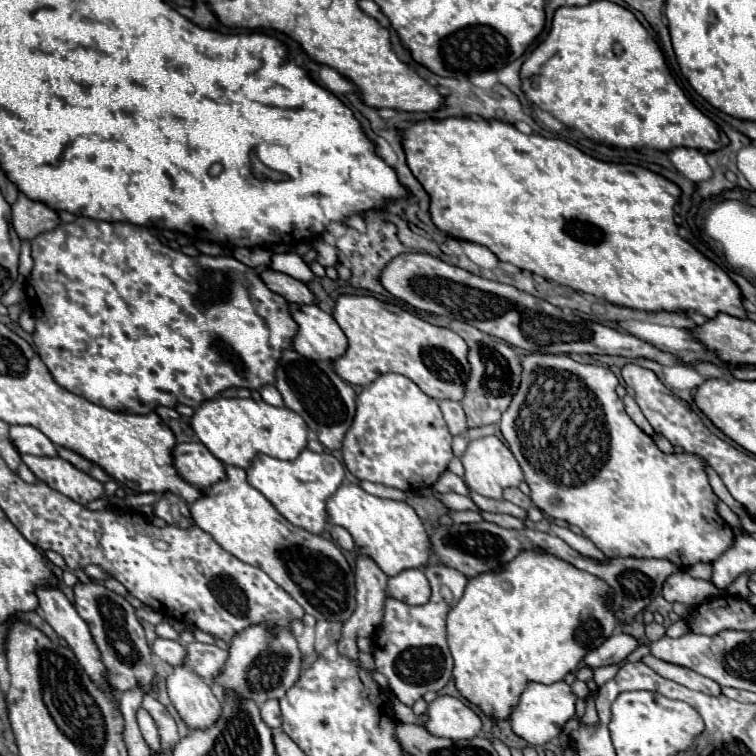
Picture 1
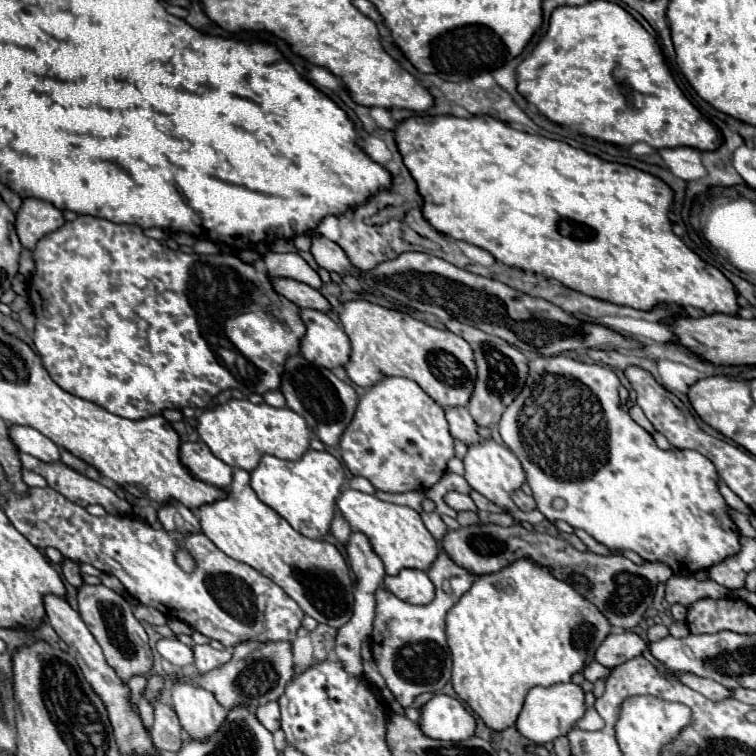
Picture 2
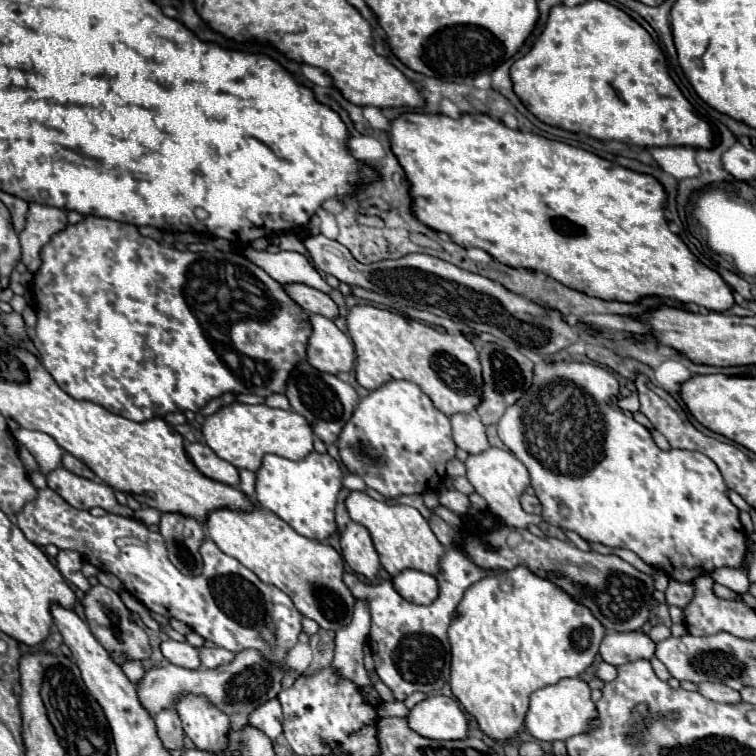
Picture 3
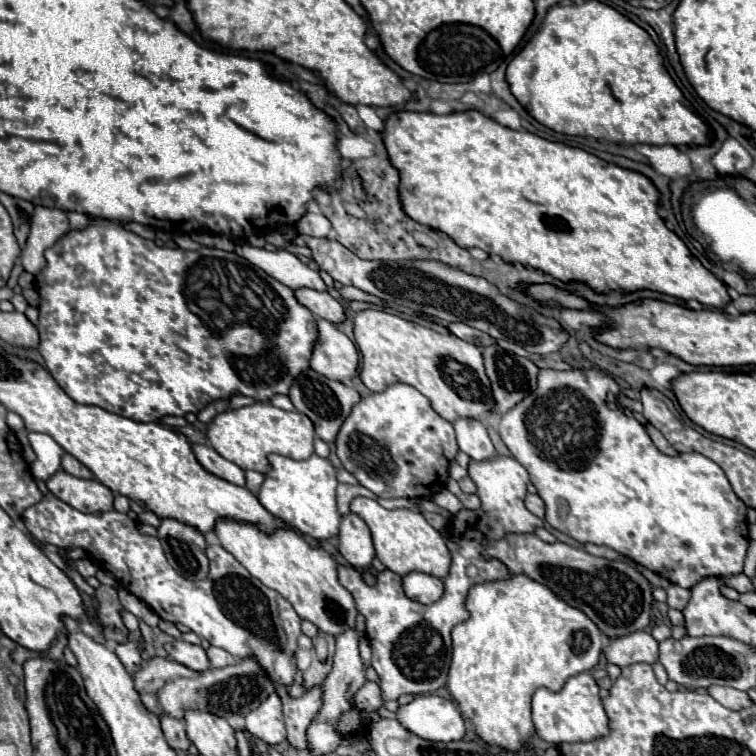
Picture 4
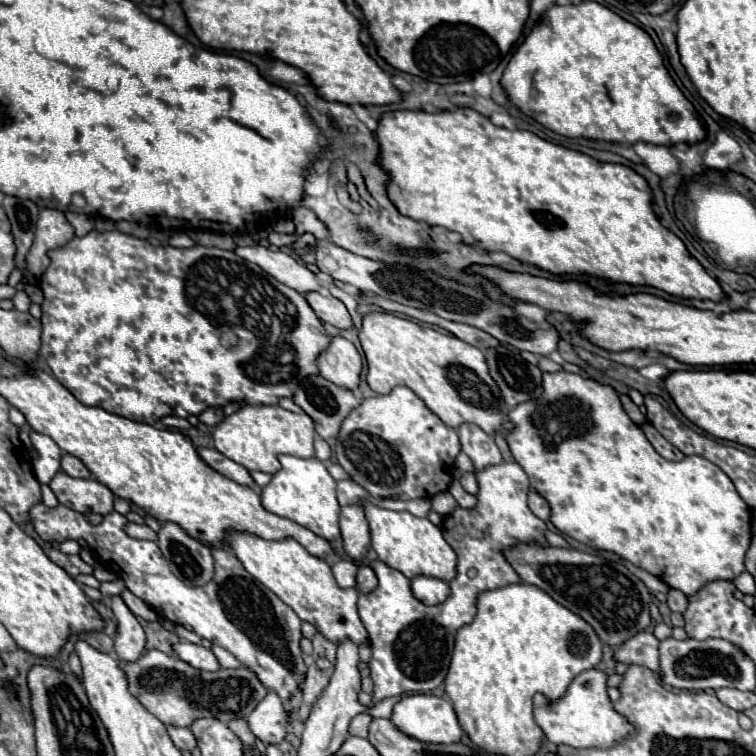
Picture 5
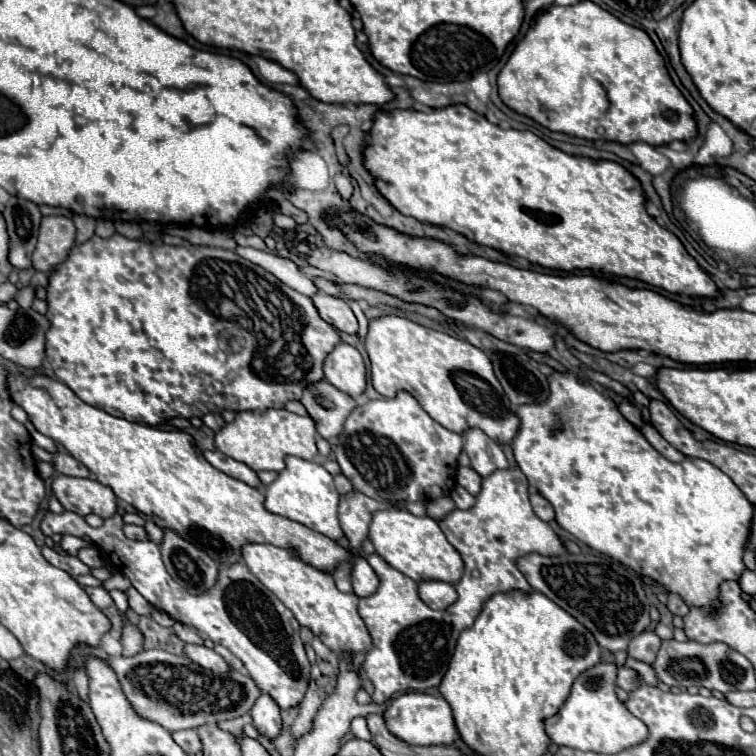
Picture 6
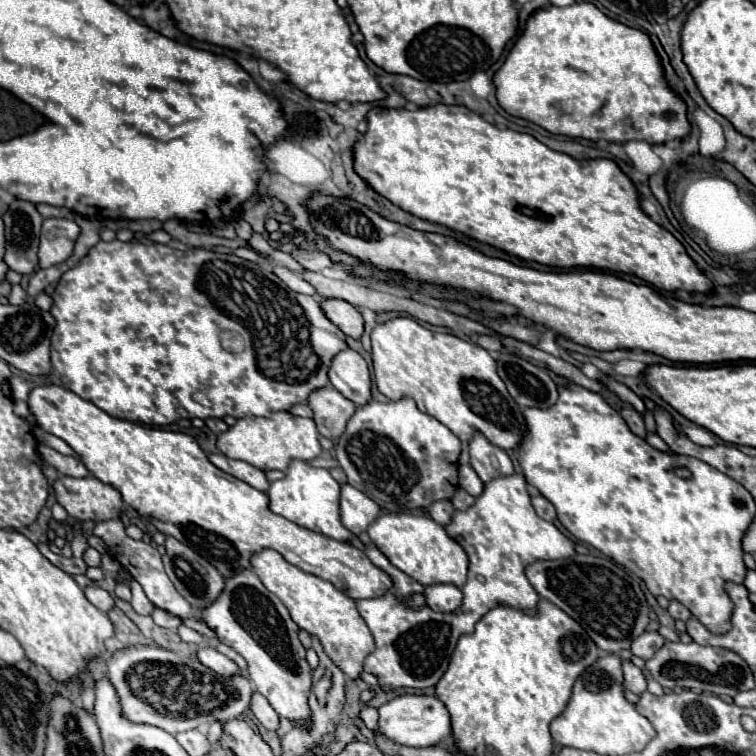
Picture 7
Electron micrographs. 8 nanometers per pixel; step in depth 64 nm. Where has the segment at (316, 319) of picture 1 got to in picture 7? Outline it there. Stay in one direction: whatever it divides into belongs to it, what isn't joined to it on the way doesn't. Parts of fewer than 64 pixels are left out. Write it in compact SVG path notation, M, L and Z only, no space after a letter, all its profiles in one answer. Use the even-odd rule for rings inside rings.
M352 348L340 350L332 358L328 378L330 378L330 384L348 400L352 400L356 406L362 406L370 400L372 382L370 382L368 364Z

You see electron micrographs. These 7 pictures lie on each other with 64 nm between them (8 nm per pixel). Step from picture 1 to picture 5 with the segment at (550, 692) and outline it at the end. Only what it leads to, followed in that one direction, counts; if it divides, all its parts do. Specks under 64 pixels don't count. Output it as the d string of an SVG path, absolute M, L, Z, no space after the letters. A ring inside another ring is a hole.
M586 670L578 674L564 696L548 702L544 694L534 696L534 720L542 728L548 742L568 744L574 748L610 748L634 732L634 726L624 720L612 708L612 700L606 694L606 676L600 670Z

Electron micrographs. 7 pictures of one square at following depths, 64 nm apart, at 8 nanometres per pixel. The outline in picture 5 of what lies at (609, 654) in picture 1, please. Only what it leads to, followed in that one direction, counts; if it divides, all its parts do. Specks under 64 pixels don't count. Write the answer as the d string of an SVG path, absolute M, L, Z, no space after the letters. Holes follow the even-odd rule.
M642 630L614 648L614 660L622 664L640 664L658 672L658 644L650 630Z

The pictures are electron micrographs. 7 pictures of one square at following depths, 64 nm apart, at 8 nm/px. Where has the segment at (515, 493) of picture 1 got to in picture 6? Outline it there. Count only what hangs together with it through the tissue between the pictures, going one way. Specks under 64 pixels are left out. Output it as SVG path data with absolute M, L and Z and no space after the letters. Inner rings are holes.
M532 494L532 496L530 496L530 504L532 504L532 508L534 508L534 514L536 514L540 520L550 522L550 520L554 518L554 508L552 508L552 504L550 504L544 496Z

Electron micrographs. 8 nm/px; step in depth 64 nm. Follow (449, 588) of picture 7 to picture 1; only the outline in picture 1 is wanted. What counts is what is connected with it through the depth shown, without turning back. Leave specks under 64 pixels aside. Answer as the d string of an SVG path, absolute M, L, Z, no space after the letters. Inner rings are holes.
M402 570L398 576L388 578L388 596L420 606L430 600L430 584L422 570Z

